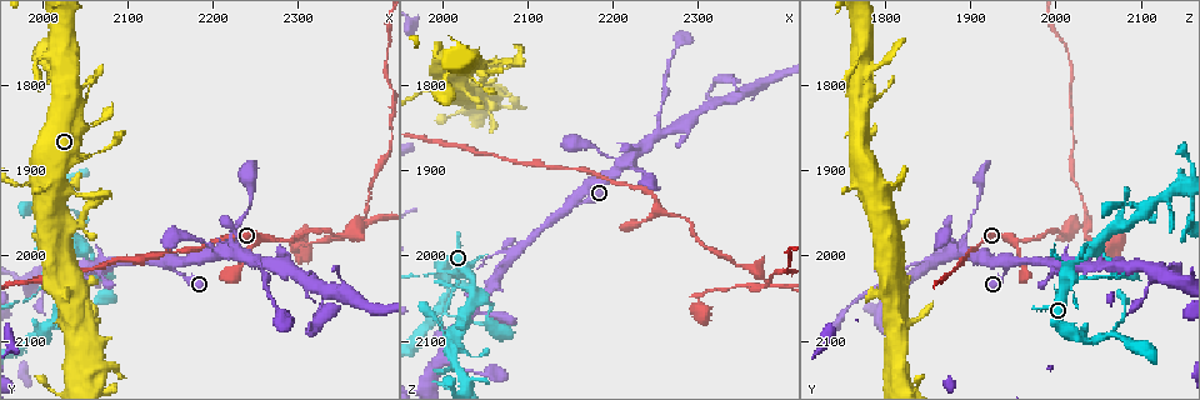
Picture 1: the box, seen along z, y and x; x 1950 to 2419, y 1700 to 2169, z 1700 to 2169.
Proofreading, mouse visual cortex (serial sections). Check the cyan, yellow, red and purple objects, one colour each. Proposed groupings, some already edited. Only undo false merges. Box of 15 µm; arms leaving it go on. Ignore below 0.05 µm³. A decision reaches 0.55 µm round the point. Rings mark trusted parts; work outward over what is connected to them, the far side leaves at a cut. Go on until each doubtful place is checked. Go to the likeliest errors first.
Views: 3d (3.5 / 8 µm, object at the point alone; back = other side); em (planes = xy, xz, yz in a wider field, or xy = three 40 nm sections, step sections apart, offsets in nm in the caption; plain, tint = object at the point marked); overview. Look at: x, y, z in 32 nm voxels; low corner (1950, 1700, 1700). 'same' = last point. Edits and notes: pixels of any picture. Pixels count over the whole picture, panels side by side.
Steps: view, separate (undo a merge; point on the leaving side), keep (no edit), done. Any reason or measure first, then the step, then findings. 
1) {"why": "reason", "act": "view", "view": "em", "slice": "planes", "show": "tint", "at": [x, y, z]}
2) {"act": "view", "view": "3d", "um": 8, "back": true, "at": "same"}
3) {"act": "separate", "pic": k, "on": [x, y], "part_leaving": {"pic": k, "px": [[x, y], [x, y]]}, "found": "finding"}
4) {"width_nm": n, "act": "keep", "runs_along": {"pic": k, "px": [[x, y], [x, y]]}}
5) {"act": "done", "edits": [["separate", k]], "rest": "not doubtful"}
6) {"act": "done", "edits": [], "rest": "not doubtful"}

{"why": "abrupt turn", "act": "view", "view": "3d", "um": 8, "at": [2375, 1960, 2035]}

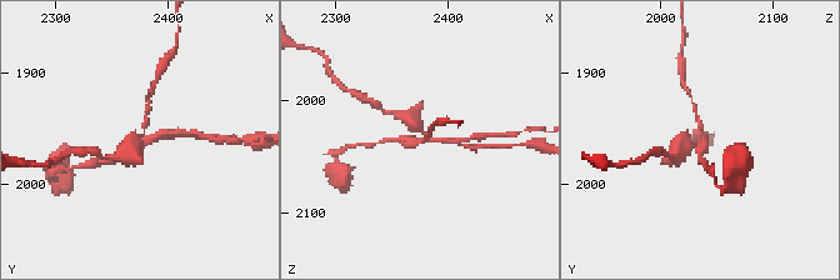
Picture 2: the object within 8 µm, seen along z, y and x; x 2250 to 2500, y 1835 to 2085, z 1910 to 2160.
{"arms": 4, "arm_widths_nm": [150, 150, 200, 500], "why": "need the tissue", "act": "view", "view": "em", "slice": "xy", "step": 1, "show": "tint", "at": [2378, 1962, 2036]}

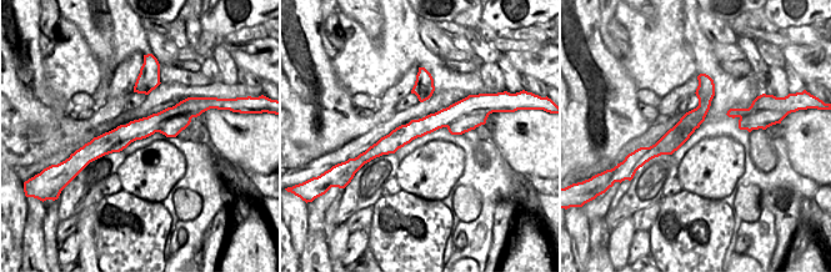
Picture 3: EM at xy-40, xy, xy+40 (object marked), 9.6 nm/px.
{"act": "separate", "pic": 2, "on": [401, 139], "part_leaving": {"pic": 2, "px": [[425, 138], [413, 144], [379, 141]]}, "found": "two cells meet here"}

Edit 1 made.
{"why": "see it whole again", "act": "view", "view": "overview"}

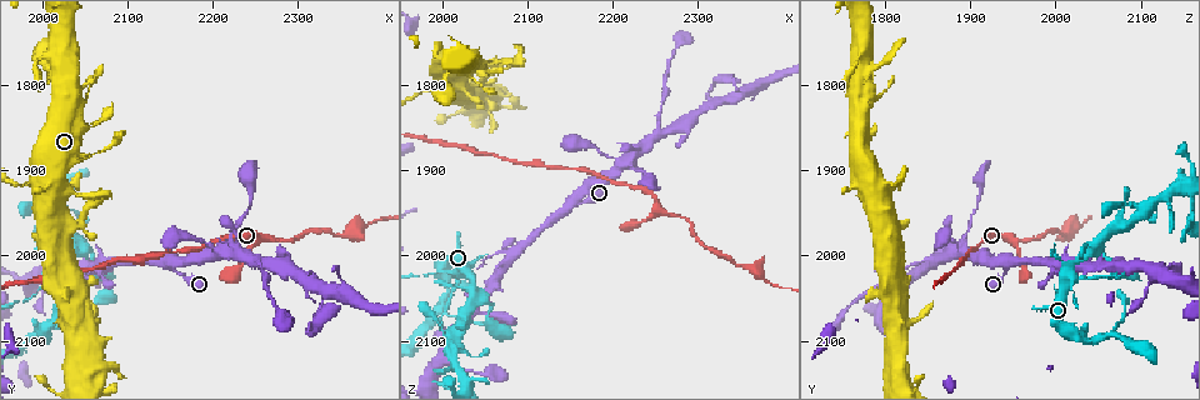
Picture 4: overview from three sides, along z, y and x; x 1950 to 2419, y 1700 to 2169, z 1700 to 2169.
{"why": "three arms meet", "act": "view", "view": "3d", "um": 3.5, "at": [2255, 2005, 1855]}

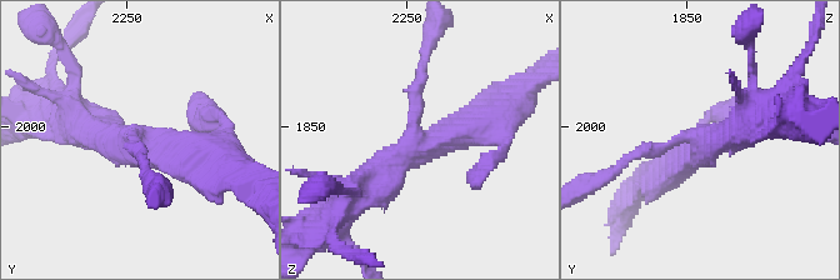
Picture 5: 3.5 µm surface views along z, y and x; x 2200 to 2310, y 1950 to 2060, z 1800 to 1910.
{"arms": 3, "arm_widths_nm": [150, 400, 450], "act": "view", "view": "em", "slice": "xy", "step": 1, "show": "tint", "at": [2253, 2008, 1858]}

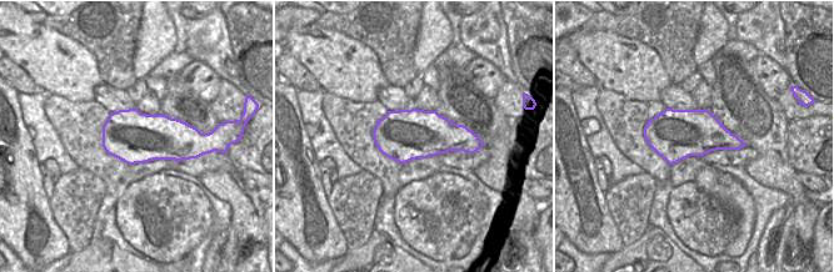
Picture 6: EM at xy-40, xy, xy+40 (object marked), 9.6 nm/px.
{"width_nm": 500, "act": "keep", "runs_along": {"pic": 5, "px": [[355, 195], [409, 150], [489, 119]]}, "found": "continuous, no second cell"}

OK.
{"why": "a fork", "act": "view", "view": "3d", "um": 3.5, "back": true, "at": [2025, 2015, 2015]}

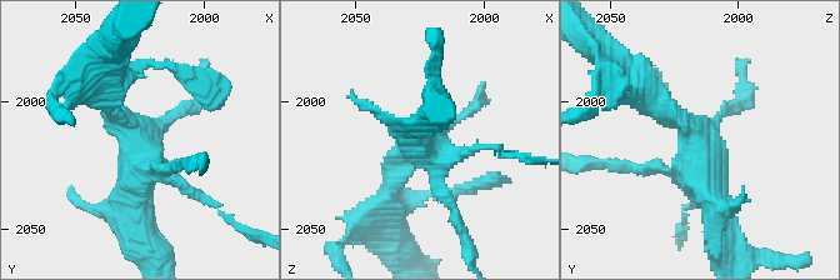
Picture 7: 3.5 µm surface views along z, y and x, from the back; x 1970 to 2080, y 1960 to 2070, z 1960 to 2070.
{"why": "need the tissue", "act": "view", "view": "em", "slice": "xy", "step": 2, "show": "tint", "at": [2026, 2018, 2017]}

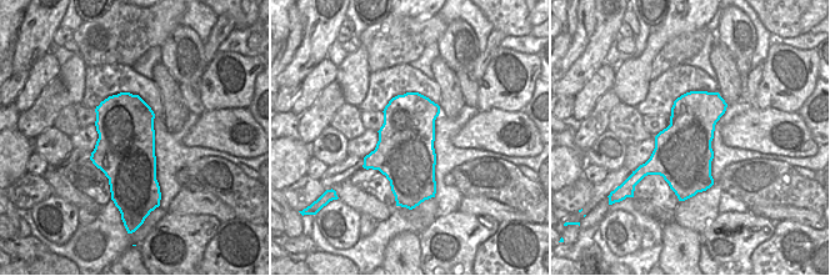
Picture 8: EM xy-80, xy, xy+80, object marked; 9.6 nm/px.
{"width_nm": 550, "act": "keep", "runs_along": {"pic": 7, "px": [[720, 245], [695, 138], [663, 106]]}, "found": "continuous, no second cell"}

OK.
{"act": "done", "edits": [["separate", 2]], "rest": "not doubtful"}

